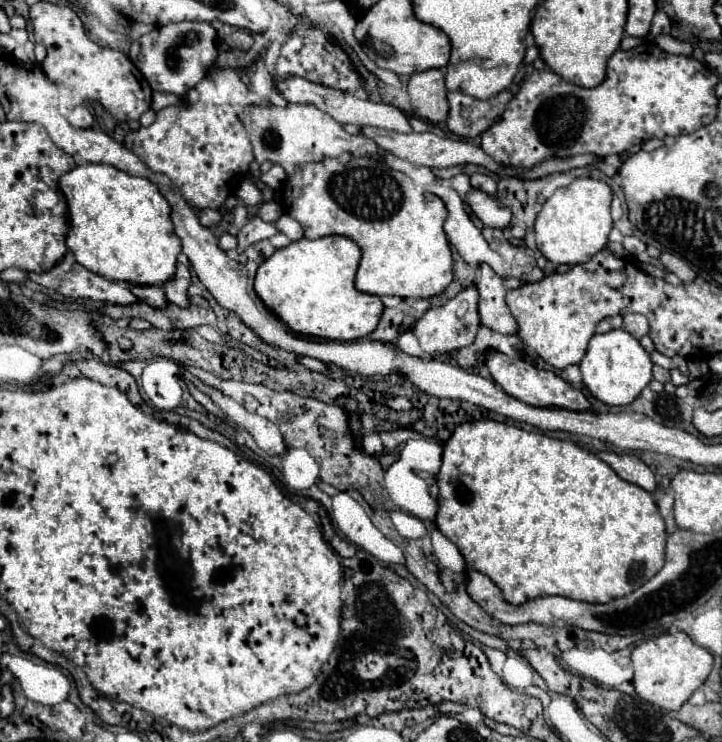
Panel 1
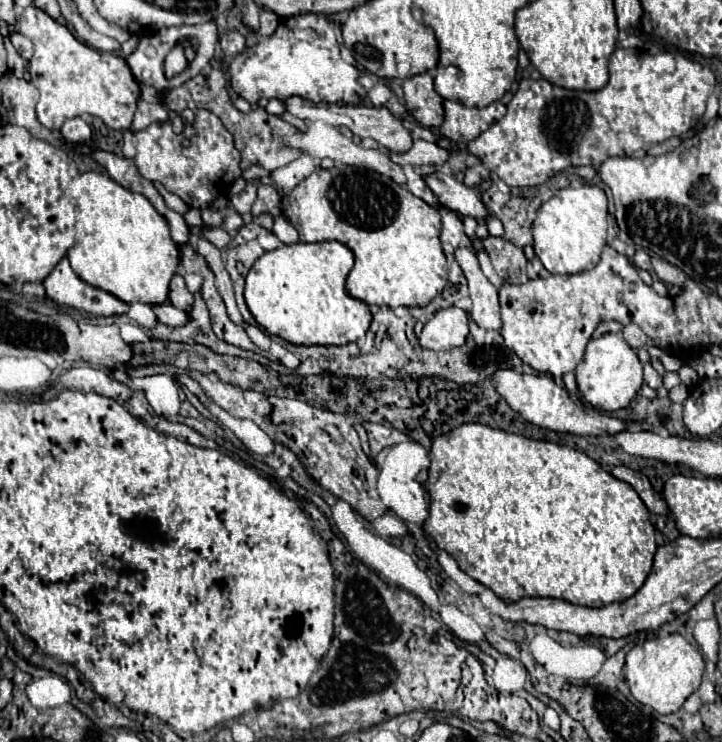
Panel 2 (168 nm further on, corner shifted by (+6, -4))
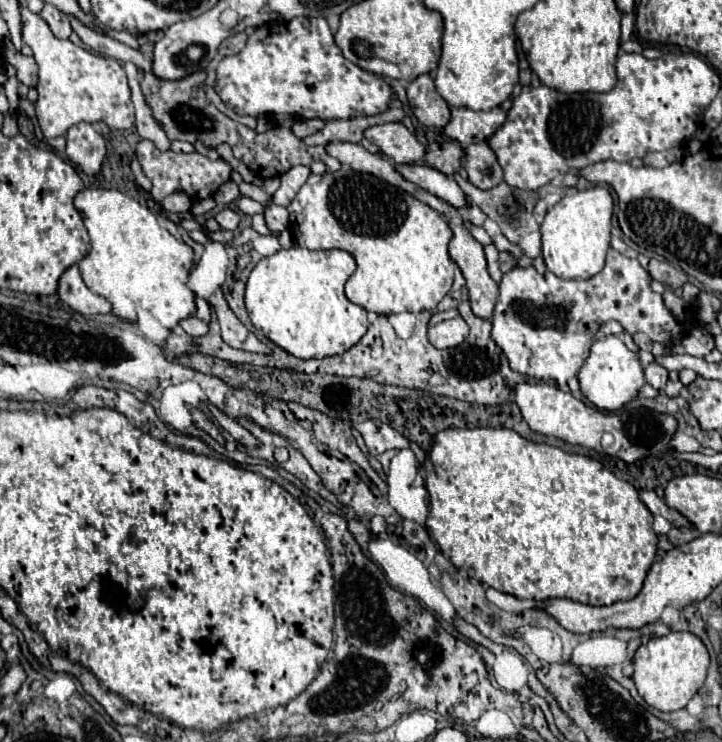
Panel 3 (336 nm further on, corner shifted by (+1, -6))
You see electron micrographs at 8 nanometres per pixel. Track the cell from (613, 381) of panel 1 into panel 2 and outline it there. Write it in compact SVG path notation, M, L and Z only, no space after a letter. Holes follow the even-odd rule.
M603 334L597 340L589 340L585 358L575 370L577 386L582 399L591 404L595 410L615 412L625 408L643 386L643 366L637 352L617 334Z

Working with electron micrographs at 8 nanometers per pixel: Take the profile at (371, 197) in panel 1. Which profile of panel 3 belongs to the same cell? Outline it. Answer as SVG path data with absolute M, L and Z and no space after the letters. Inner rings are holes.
M344 166L338 172L326 172L310 176L300 188L292 204L288 206L290 226L298 246L308 250L346 250L356 260L358 268L346 282L346 298L366 312L398 314L398 312L422 312L436 310L436 304L450 292L454 278L454 262L448 256L448 242L452 230L442 214L428 204L416 200L404 190L374 178L372 174L360 174Z

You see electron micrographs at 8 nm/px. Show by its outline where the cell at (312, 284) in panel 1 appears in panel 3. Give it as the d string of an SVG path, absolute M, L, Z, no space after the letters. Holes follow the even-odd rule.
M300 246L282 248L276 254L262 258L250 272L250 278L246 282L246 298L244 298L250 322L270 342L274 342L276 346L280 346L282 350L286 350L296 358L324 358L324 356L342 354L348 348L352 348L368 330L366 310L362 310L362 306L358 304L352 304L344 294L344 284L354 274L354 270L356 270L356 262L344 250L314 252Z

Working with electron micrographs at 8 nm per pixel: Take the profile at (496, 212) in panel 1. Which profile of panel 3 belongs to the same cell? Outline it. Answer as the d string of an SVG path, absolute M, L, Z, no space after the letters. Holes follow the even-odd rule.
M420 164L420 166L396 166L396 170L406 180L410 180L412 184L420 186L422 190L426 190L426 192L442 198L442 200L446 200L452 206L456 206L456 208L466 208L468 206L466 196L458 188L458 184L452 178L446 178L440 170L424 166L424 164Z

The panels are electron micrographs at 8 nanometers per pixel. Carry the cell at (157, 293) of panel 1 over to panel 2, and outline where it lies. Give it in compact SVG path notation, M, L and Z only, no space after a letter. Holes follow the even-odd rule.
M169 302L153 304L151 308L153 308L153 312L155 312L157 320L159 320L159 322L163 322L163 324L167 324L167 326L183 326L183 324L189 320L189 318L187 318L187 314L185 314L183 310L173 308Z

